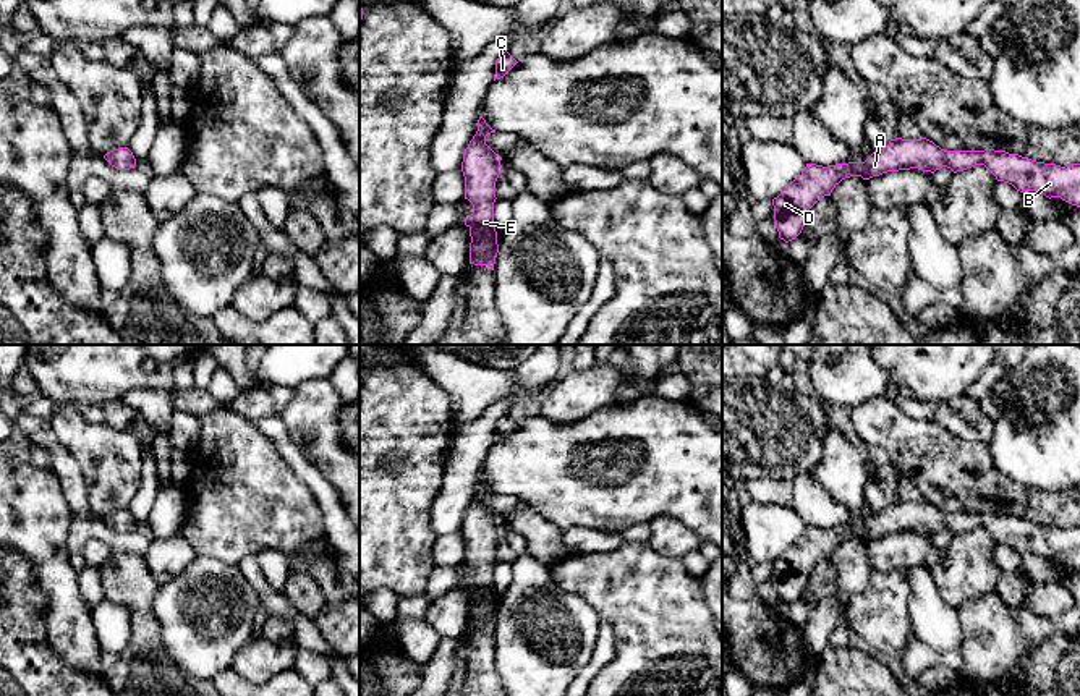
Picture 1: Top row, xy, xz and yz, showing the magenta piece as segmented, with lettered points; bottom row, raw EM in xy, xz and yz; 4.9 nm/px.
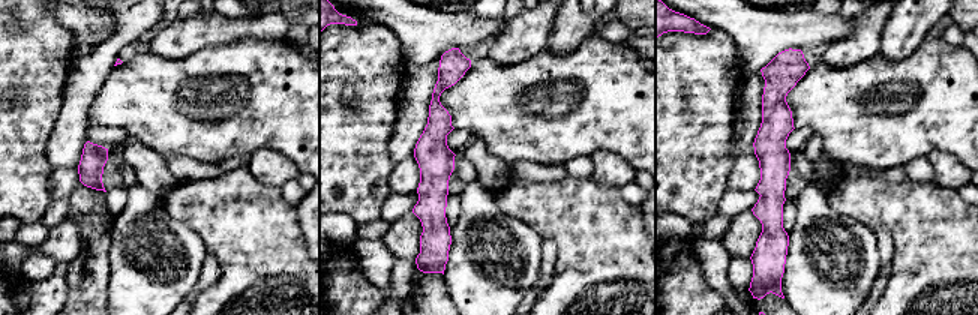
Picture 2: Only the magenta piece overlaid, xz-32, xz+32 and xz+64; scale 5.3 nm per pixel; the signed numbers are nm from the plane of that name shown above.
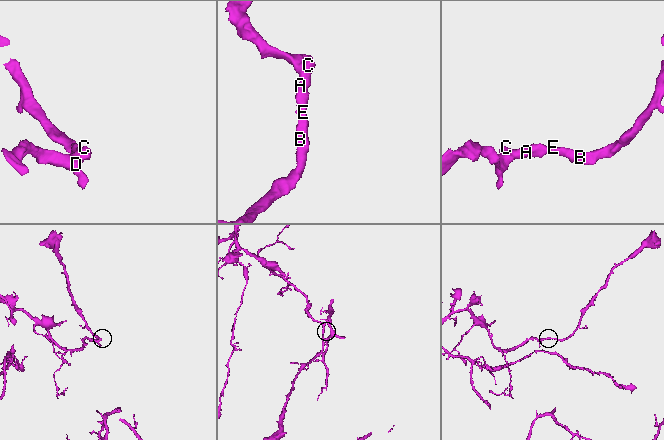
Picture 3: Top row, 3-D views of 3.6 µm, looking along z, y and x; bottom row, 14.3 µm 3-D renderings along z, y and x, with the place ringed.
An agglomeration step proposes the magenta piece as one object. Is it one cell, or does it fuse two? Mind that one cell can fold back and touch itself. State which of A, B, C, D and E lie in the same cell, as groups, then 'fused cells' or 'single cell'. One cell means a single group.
A B C D E | single cell

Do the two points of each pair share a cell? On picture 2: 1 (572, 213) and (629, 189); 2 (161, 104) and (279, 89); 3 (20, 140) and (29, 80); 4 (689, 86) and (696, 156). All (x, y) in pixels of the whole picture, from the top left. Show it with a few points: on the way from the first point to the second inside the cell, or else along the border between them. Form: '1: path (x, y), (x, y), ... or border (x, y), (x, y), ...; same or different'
1: border (618, 188), (627, 201), (638, 206); different
2: path (191, 110), (249, 110); same
3: path (20, 125), (20, 95); same
4: path (689, 104), (689, 138); same

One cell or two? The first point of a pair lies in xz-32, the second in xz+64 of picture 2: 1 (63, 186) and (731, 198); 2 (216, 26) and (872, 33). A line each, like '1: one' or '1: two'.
1: two
2: one

